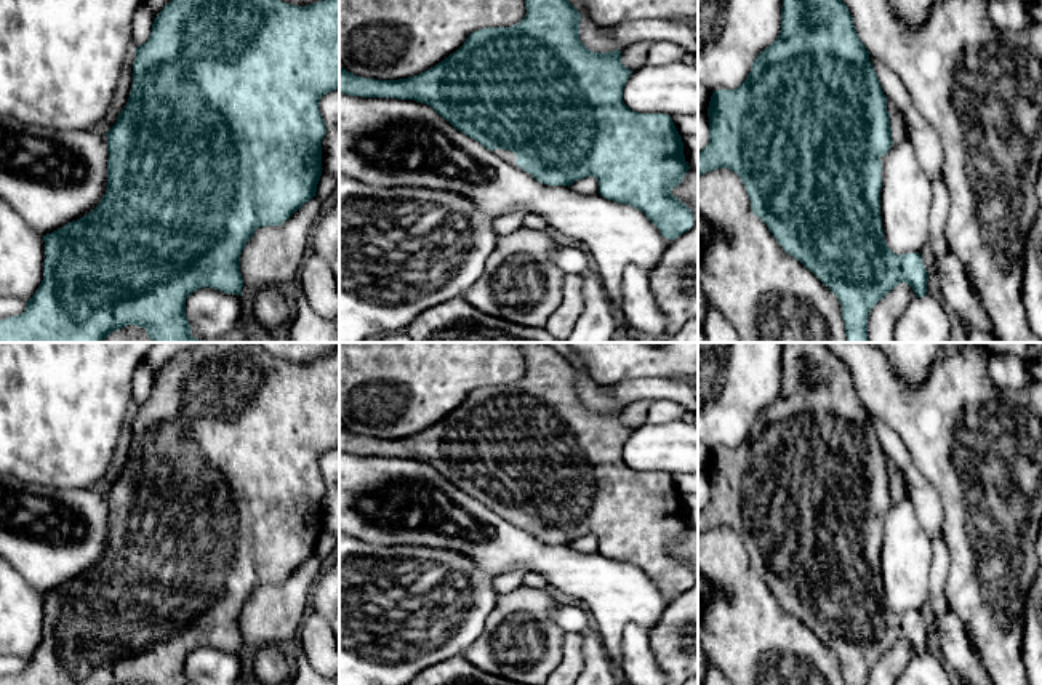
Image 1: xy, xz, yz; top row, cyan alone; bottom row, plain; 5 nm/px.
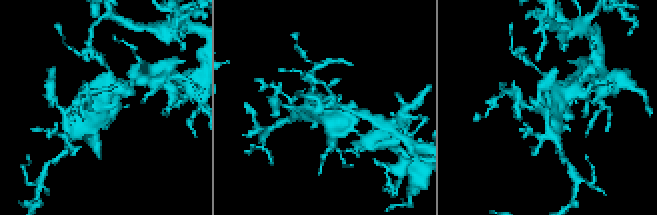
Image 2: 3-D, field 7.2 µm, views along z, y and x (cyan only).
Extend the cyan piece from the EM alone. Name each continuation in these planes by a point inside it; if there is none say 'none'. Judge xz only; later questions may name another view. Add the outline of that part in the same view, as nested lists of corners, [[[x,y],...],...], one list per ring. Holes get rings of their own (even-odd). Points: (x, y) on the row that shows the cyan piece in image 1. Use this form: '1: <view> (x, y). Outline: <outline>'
1: xz (508, 156). Outline: [[[495,149],[495,150],[491,150],[495,155],[498,155],[499,158],[503,158],[504,162],[507,162],[509,165],[512,165],[512,166],[515,166],[515,168],[519,168],[519,170],[523,170],[523,168],[520,168],[517,163],[515,163],[515,160],[517,160],[517,157],[515,157],[515,154],[512,152],[512,150],[504,150],[504,149]]]

